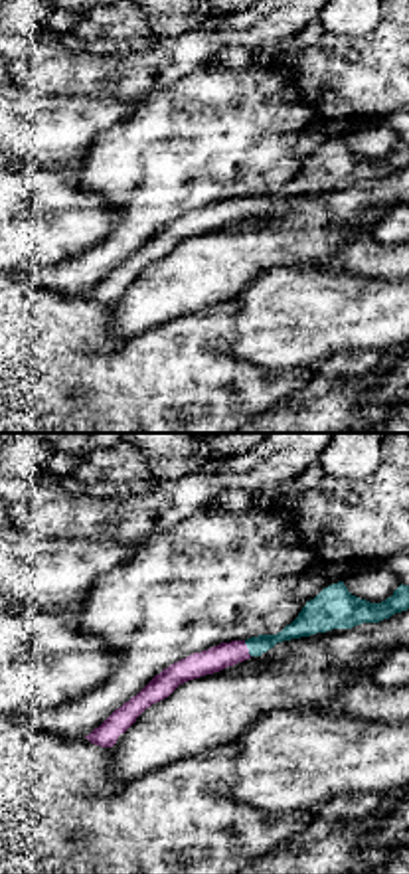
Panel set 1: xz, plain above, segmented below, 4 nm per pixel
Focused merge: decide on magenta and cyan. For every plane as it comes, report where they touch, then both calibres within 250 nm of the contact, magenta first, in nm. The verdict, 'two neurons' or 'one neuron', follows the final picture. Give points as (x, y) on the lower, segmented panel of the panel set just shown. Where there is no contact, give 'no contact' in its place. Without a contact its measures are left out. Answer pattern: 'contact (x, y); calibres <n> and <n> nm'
contact (247, 649); calibres 100 and 90 nm

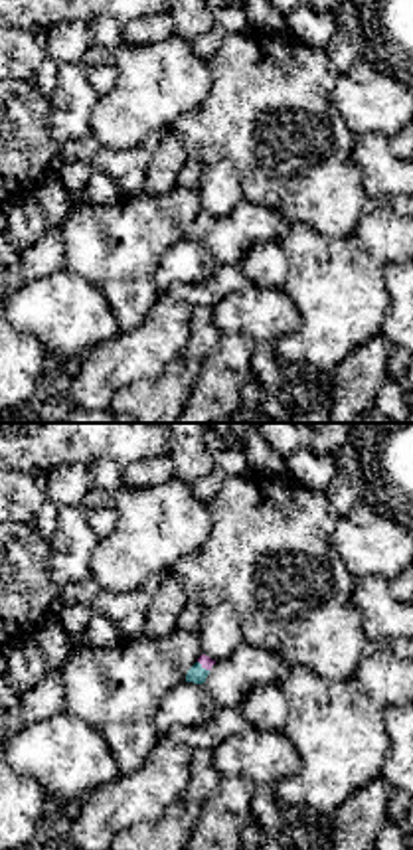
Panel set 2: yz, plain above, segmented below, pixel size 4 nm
contact (204, 667); calibres 50 and 70 nm

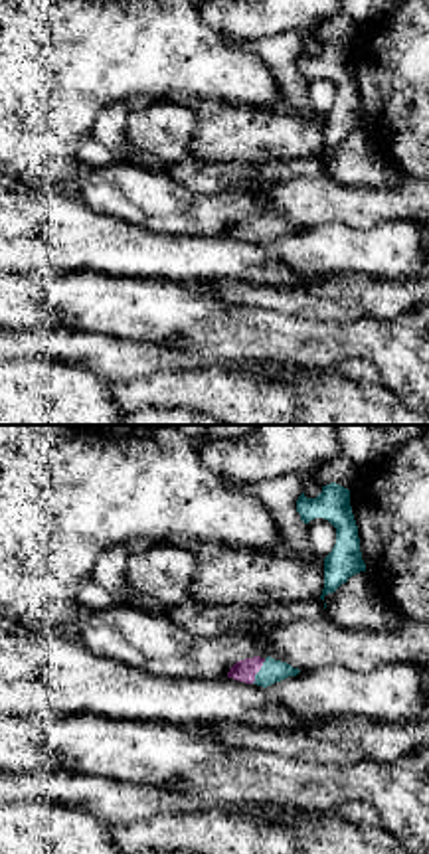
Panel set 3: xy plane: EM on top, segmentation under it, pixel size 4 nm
contact (259, 669); calibres 90 and 100 nm

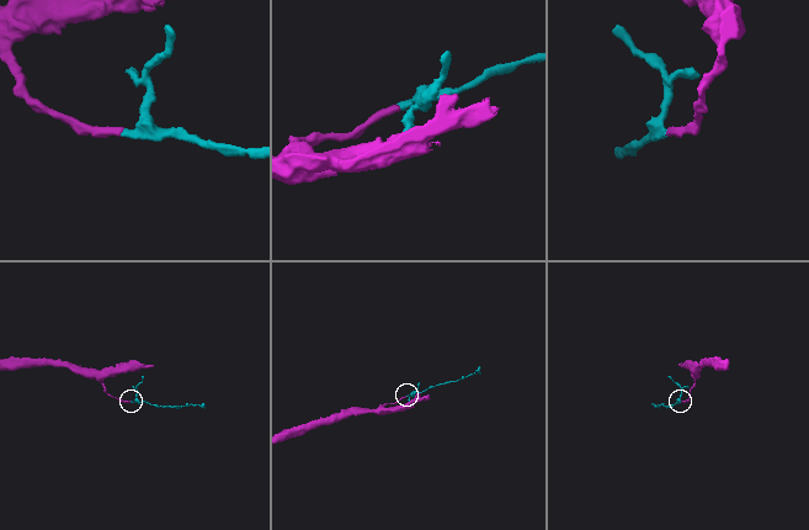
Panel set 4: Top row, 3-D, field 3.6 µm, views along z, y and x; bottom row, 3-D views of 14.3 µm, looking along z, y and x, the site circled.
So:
one neuron

